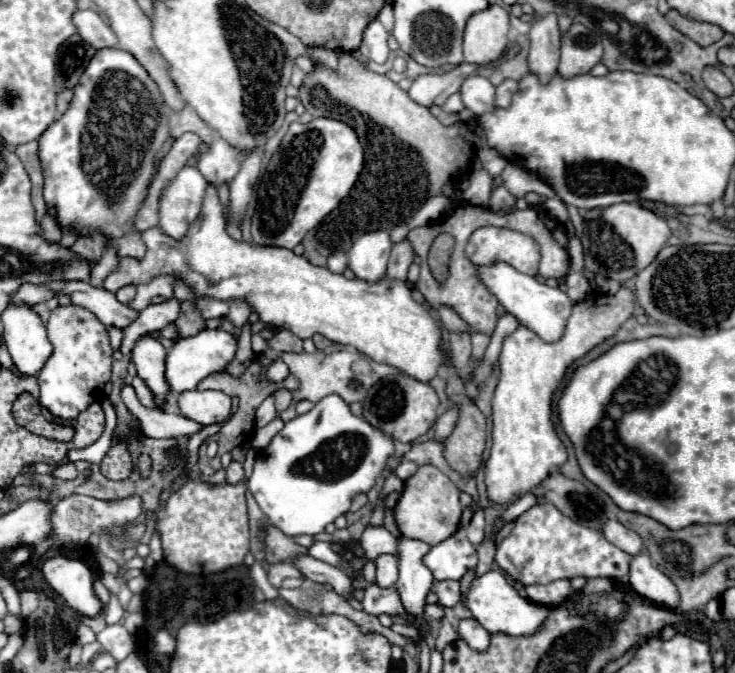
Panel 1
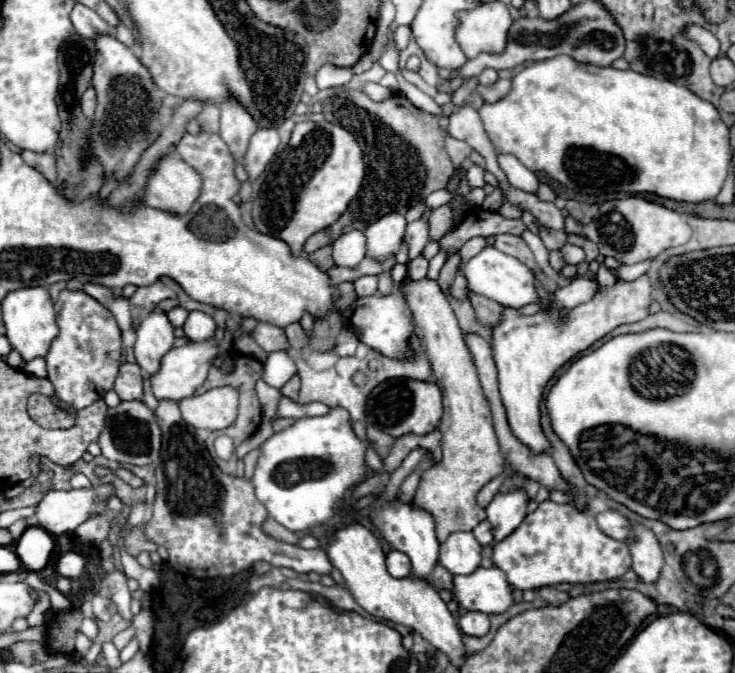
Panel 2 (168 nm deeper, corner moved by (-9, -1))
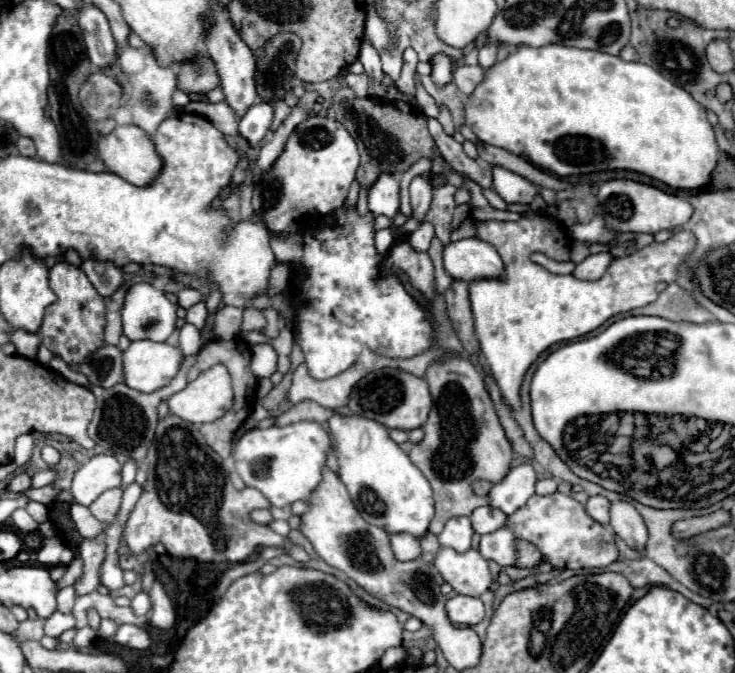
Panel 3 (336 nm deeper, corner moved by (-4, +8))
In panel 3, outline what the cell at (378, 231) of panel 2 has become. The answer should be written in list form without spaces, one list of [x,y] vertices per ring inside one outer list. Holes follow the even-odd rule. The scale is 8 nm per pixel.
[[[391,174],[379,176],[377,184],[369,190],[369,212],[373,218],[395,218],[399,212],[399,180]]]

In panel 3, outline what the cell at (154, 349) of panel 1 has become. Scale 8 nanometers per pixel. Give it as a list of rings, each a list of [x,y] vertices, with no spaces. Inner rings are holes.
[[[135,284],[125,296],[121,312],[123,334],[129,340],[155,340],[165,342],[175,330],[175,310],[163,290],[151,284]]]

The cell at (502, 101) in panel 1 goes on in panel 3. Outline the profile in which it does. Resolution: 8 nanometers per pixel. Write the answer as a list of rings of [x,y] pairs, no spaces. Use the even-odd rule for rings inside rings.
[[[459,66],[455,70],[455,84],[461,92],[471,94],[485,78],[485,70],[481,66]]]

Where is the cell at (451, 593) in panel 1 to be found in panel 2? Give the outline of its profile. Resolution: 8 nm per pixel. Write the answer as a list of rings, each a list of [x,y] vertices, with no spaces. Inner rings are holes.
[[[440,563],[432,569],[428,581],[430,581],[436,589],[448,589],[448,591],[452,591],[452,573],[450,573],[448,569],[442,569]]]

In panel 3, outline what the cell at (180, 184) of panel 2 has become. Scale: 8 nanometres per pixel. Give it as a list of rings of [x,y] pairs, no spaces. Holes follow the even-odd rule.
[[[119,126],[109,136],[101,136],[97,144],[103,164],[123,180],[135,186],[149,186],[163,168],[163,160],[155,150],[153,140],[139,126]]]

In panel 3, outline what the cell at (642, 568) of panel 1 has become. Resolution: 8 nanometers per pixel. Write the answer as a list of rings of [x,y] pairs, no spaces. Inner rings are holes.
[[[613,502],[611,528],[631,548],[643,552],[649,540],[649,532],[643,516],[629,502]]]

